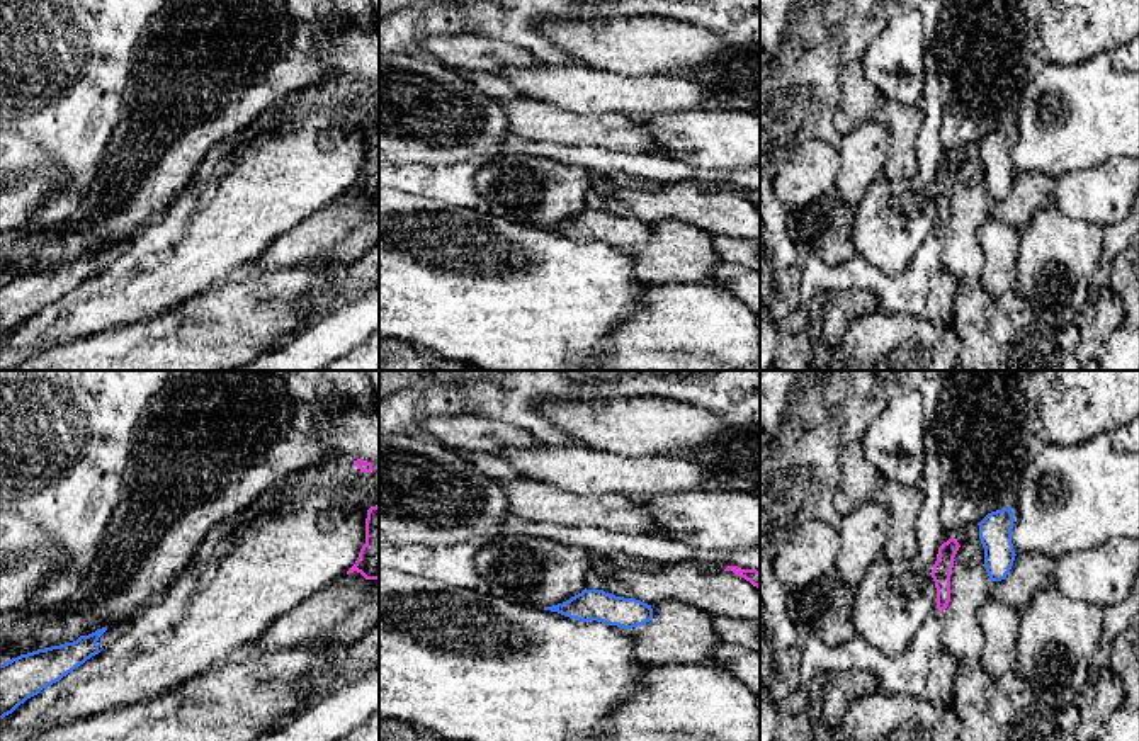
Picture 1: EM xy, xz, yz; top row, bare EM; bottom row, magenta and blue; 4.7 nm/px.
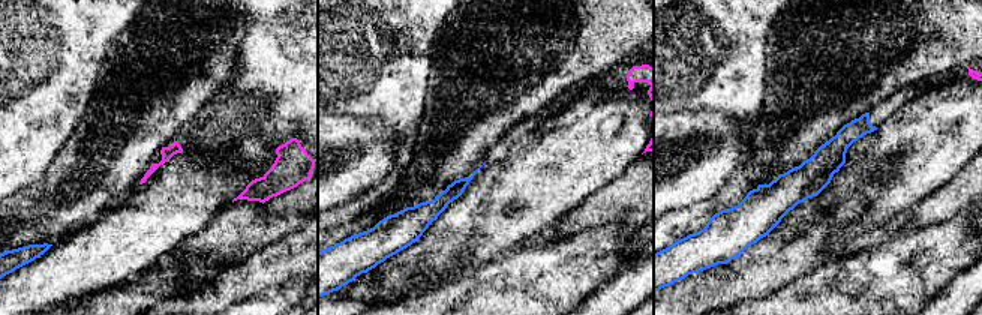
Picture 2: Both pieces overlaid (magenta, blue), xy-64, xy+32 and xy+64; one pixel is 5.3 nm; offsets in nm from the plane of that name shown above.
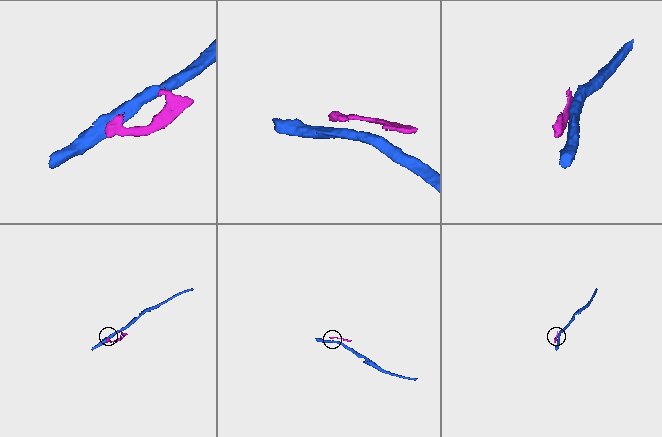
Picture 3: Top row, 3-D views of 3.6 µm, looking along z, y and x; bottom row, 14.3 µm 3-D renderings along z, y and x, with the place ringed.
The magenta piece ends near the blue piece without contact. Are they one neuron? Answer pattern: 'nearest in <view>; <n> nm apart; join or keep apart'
nearest in yz; 100 nm apart; keep apart

